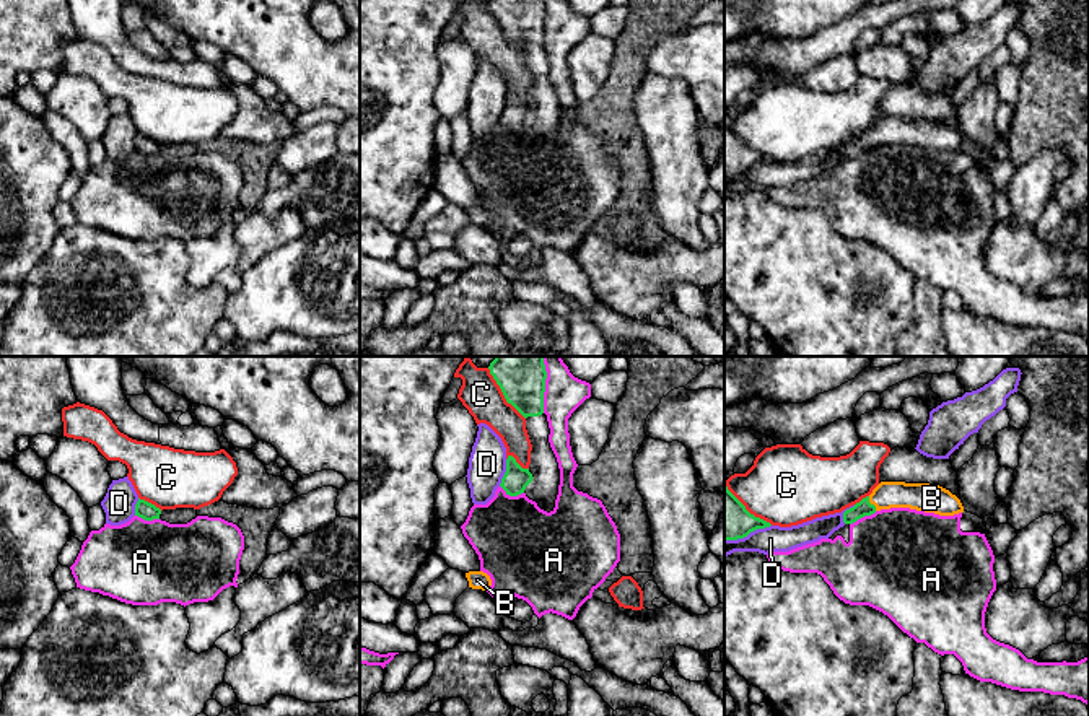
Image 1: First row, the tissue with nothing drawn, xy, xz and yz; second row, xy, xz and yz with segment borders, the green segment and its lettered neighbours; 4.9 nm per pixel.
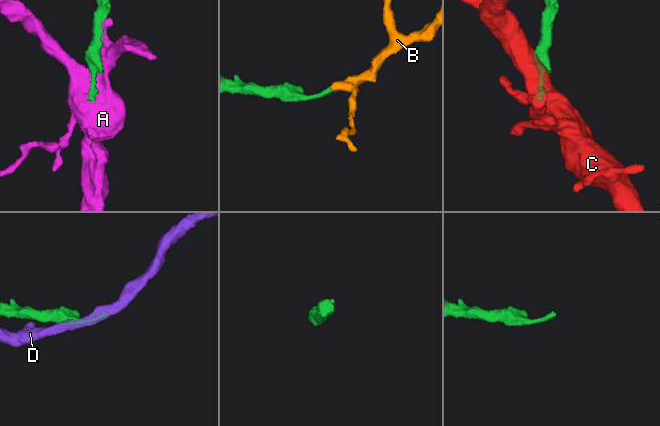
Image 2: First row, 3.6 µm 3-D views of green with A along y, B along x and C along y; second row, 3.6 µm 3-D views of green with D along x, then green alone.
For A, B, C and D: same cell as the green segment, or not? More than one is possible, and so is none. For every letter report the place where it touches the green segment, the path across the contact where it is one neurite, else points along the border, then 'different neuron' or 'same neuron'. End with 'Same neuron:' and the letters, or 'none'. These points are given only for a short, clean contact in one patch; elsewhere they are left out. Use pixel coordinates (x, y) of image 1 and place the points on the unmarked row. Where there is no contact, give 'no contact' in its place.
A: meets green in xz at (544, 25); different neuron
B: meets green in yz at (870, 139); runs through yz (863, 144), (870, 139), (886, 130); same neuron
C: meets green in xz at (503, 30); different neuron
D: meets green in xz at (505, 108); different neuron
Same neuron: B

